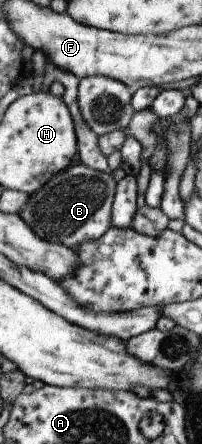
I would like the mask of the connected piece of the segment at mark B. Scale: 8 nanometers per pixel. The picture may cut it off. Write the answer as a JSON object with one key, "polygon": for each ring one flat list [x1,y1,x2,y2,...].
{"polygon":[[73,161,43,186,28,195,19,216,37,237,76,250,82,242,99,238,109,227,116,182,110,173,99,172]]}

